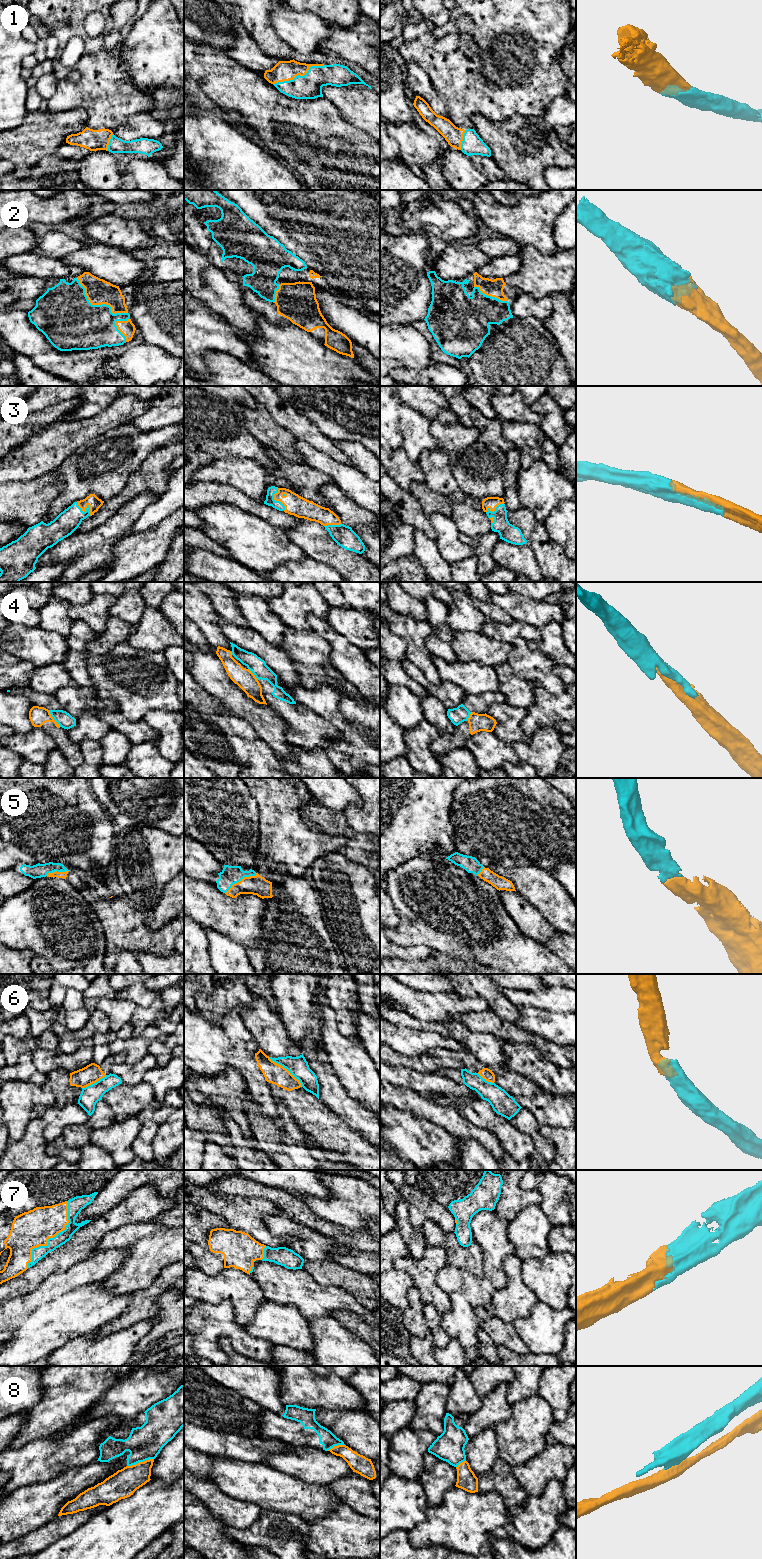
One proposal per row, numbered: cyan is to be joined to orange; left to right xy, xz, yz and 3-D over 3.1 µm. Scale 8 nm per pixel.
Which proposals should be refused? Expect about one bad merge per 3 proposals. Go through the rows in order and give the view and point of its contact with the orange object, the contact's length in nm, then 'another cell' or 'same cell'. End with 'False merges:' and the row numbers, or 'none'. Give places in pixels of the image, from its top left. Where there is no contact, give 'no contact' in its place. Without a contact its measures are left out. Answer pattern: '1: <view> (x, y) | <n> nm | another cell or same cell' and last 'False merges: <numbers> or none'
1: xz (299, 74) | 440 nm | same cell
2: xy (98, 304) | 500 nm | same cell
3: xy (85, 510) | 160 nm | same cell
4: xy (53, 718) | 170 nm | another cell
5: xz (241, 880) | 300 nm | same cell
6: xz (286, 1069) | 360 nm | another cell
7: xy (50, 1237) | 650 nm | same cell
8: xy (140, 1462) | 220 nm | another cell
False merges: 4, 6, 8

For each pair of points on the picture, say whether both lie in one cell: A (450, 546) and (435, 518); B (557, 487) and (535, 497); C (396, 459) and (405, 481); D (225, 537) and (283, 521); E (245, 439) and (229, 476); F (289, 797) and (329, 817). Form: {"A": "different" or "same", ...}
{"A": "same", "B": "same", "C": "same", "D": "different", "E": "different", "F": "different"}

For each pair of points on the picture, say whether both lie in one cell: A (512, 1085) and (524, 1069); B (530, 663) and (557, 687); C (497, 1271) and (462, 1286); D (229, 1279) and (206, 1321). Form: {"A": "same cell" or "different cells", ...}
{"A": "different cells", "B": "same cell", "C": "different cells", "D": "different cells"}

